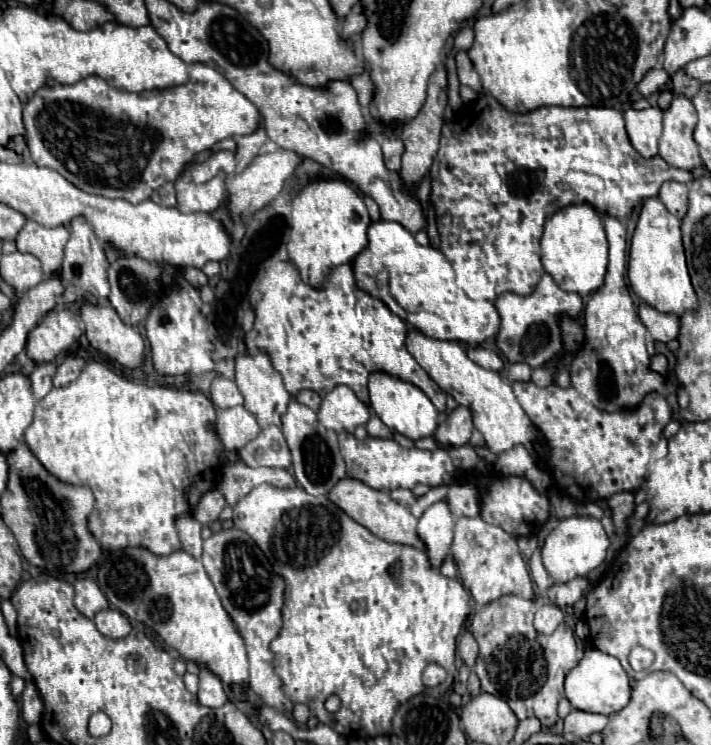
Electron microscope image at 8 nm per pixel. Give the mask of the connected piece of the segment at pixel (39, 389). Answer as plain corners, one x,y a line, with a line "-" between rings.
67,352
49,364
37,364
37,368
31,372
29,380
31,380
31,392
33,392
35,400
43,400
51,392
51,388
53,388
51,378
53,378
57,366
65,360
65,356
67,356

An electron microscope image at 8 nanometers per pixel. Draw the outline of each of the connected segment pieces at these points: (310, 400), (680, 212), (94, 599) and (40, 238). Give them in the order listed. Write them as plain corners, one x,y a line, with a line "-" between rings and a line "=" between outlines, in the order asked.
301,390
301,392
295,396
295,400
301,402
301,404
305,404
305,406
309,406
309,408
313,408
315,412
319,410
319,404
321,404
321,398
319,398
315,392
311,392
311,390
=
665,182
661,186
661,192
659,192
659,200
665,204
665,208
677,216
677,218
683,218
685,212
687,212
687,184
681,184
681,182
=
83,578
83,580
75,582
75,608
83,616
93,618
97,612
109,608
109,602
95,582
=
29,220
17,234
17,250
39,258
45,276
57,276
63,262
63,246
69,240
69,230
65,226
45,228

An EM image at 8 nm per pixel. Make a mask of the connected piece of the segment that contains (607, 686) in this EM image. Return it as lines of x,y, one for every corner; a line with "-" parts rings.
587,650
583,660
567,674
565,678
565,696
573,708
583,712
597,712
597,714
613,714
619,712
631,696
629,676
621,668
619,660
601,652
601,650

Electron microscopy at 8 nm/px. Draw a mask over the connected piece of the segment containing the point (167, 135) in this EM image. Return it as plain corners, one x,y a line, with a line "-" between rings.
187,64
187,68
189,80
165,90
127,94
109,86
99,76
89,76
69,86
55,84
39,88
23,108
23,122
27,130
25,140
31,160
37,166
57,170
85,192
105,198
123,198
131,204
149,200
165,182
175,182
183,166
189,164
195,154
211,148
219,140
251,134
257,128
259,110
239,90
235,90
227,78
205,64

